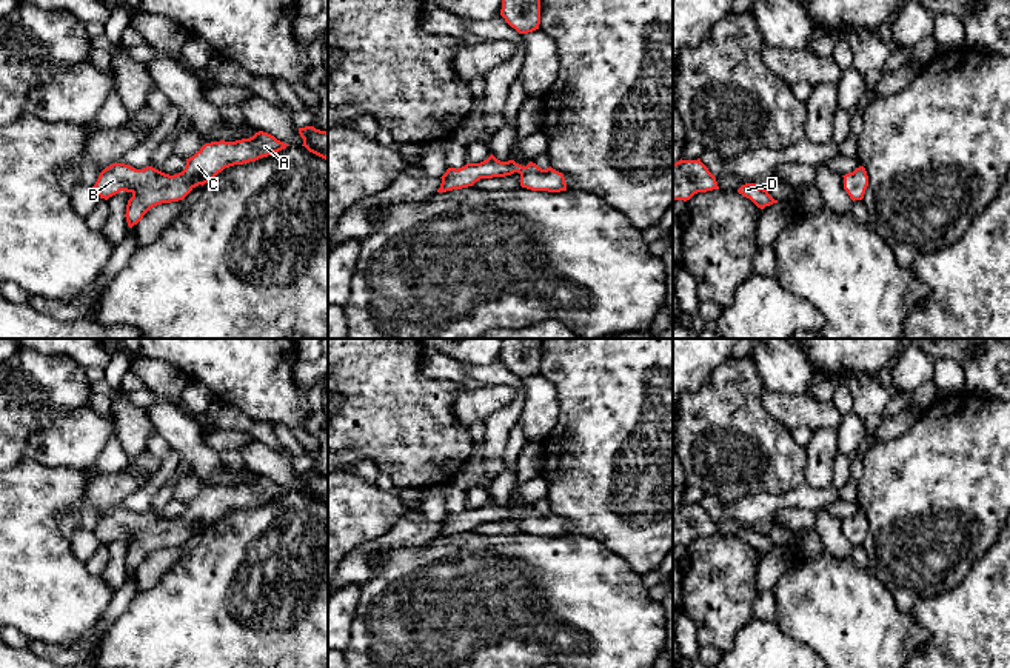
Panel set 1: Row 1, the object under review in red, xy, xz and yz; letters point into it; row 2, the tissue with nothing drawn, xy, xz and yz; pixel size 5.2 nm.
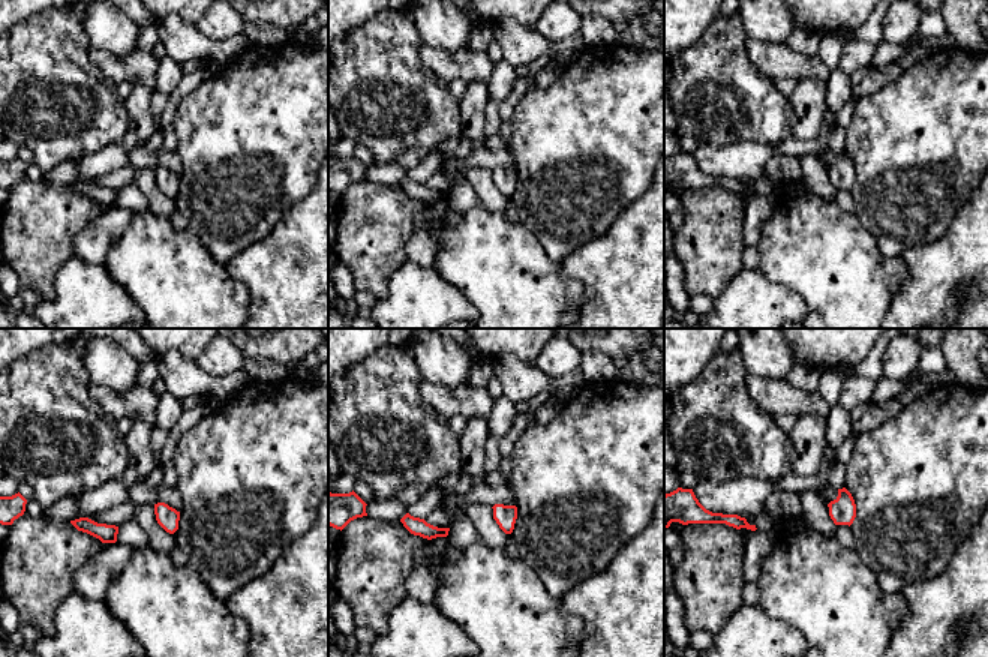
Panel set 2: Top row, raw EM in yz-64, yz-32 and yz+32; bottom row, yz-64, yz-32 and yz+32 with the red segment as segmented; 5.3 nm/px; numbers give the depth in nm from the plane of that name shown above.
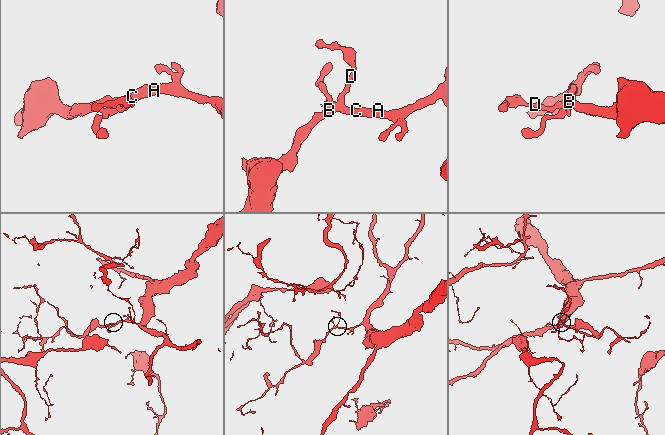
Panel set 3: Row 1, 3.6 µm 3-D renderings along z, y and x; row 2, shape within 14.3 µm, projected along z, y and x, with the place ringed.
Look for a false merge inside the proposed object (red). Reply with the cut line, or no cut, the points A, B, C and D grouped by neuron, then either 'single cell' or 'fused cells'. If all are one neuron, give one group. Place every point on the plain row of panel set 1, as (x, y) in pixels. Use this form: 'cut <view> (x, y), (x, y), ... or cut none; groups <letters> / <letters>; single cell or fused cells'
cut none; groups A B C D; single cell

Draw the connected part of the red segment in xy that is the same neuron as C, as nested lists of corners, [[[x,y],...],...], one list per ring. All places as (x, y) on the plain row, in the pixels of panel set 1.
[[[259,476],[249,483],[205,488],[186,503],[185,514],[174,520],[152,511],[135,514],[125,508],[112,508],[100,517],[92,533],[105,545],[120,536],[131,537],[125,562],[132,573],[151,553],[183,545],[196,531],[203,531],[225,513],[256,506],[286,491],[289,489]]]

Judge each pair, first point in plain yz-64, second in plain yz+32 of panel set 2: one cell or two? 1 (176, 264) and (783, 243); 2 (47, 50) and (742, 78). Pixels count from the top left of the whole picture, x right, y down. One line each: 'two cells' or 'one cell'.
1: one cell
2: one cell

